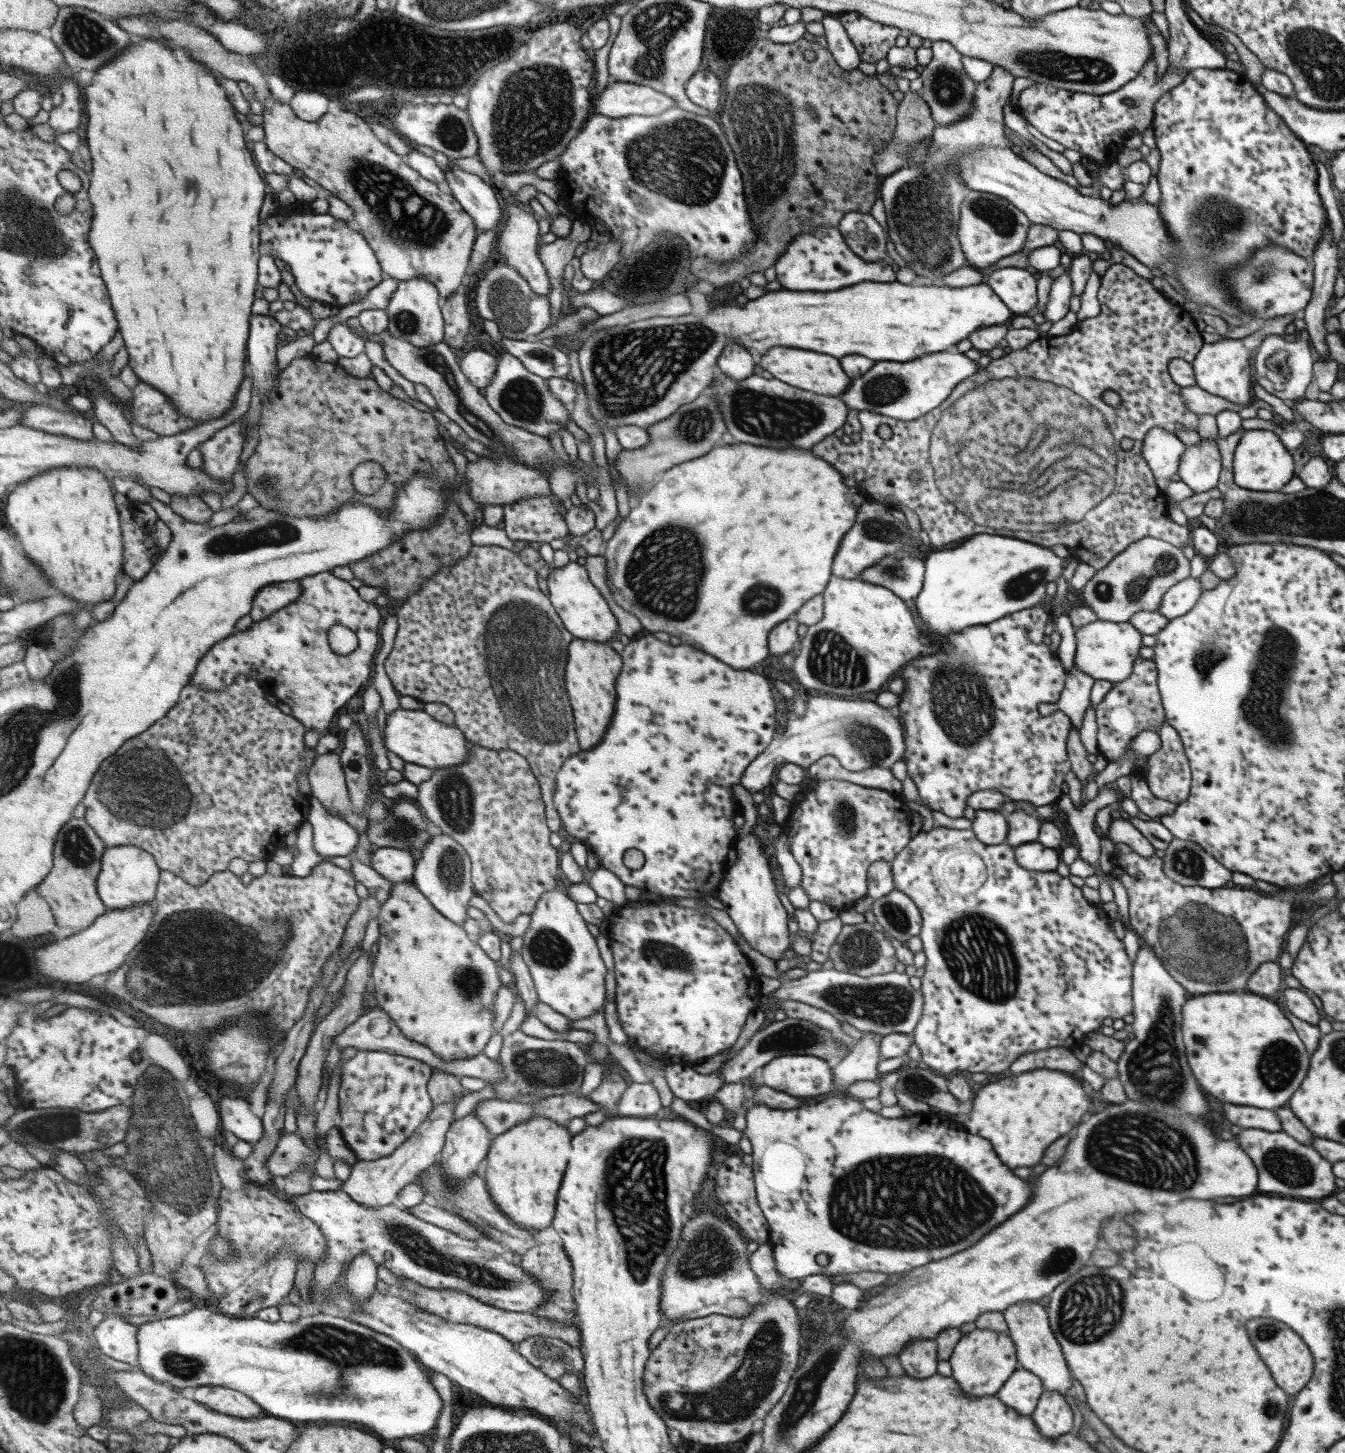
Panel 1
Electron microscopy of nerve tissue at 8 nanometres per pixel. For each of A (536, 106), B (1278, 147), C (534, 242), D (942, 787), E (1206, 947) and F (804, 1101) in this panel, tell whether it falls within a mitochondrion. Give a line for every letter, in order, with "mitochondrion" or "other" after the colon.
A: mitochondrion
B: other
C: other
D: other
E: mitochondrion
F: other

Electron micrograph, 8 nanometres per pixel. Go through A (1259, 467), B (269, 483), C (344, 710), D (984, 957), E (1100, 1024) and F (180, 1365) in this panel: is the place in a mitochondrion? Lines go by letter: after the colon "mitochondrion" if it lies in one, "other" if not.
A: other
B: mitochondrion
C: other
D: mitochondrion
E: other
F: mitochondrion

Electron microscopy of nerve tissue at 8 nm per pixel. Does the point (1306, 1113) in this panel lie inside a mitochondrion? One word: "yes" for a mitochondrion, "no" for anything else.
no

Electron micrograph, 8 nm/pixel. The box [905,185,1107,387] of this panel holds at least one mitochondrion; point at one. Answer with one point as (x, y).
(998, 215)

